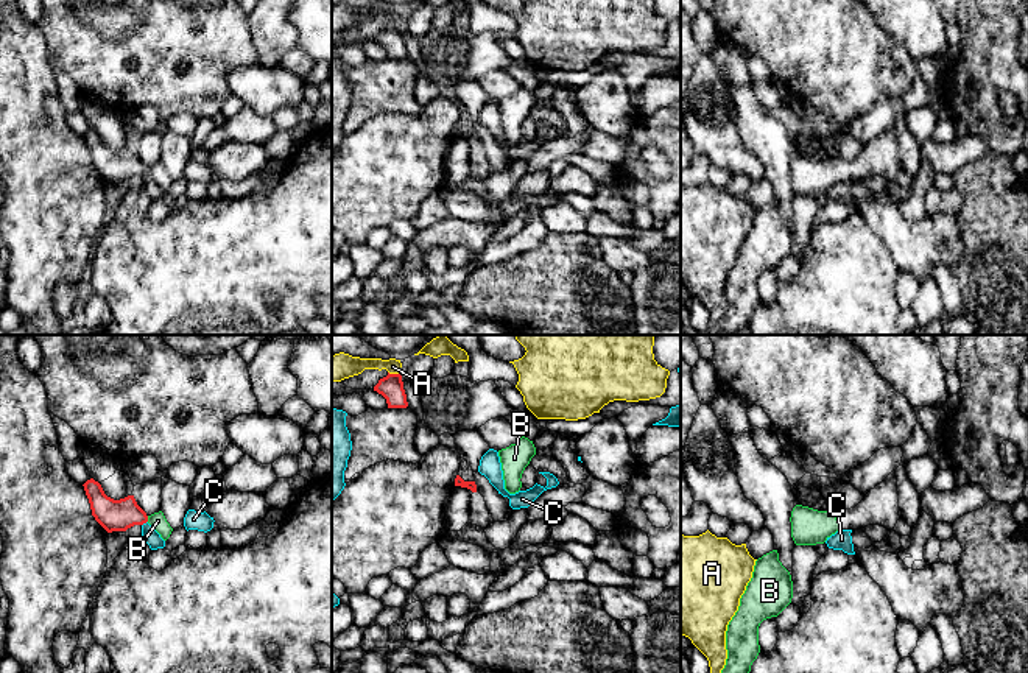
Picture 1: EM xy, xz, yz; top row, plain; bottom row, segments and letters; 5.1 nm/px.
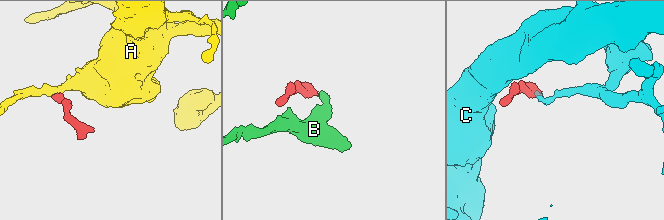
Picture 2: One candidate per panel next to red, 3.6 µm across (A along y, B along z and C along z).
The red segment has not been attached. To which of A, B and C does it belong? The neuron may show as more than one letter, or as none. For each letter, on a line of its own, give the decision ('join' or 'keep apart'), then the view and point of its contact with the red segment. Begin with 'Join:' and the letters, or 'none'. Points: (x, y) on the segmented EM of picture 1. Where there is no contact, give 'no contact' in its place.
Join: B
A: keep apart | xz (393, 374)
B: join | xy (147, 519)
C: keep apart | xy (144, 522)

